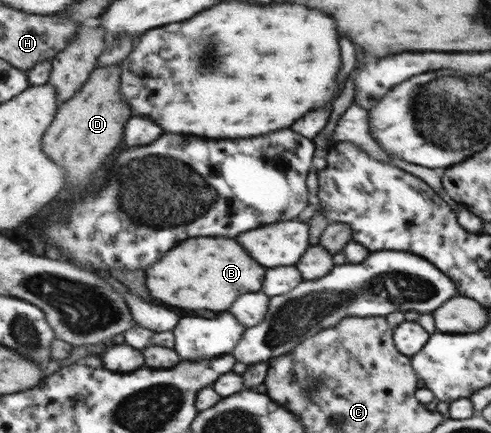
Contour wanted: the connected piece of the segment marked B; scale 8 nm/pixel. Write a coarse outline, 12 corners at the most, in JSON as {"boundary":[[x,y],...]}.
{"boundary":[[194,237],[148,269],[152,295],[226,311],[266,269],[234,239]]}

